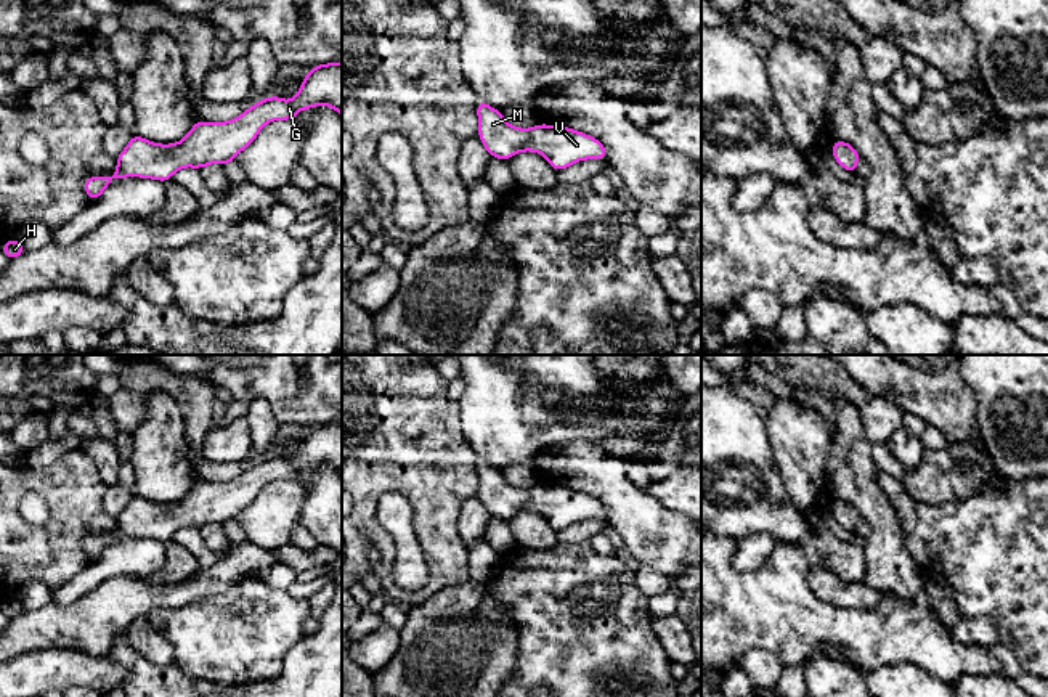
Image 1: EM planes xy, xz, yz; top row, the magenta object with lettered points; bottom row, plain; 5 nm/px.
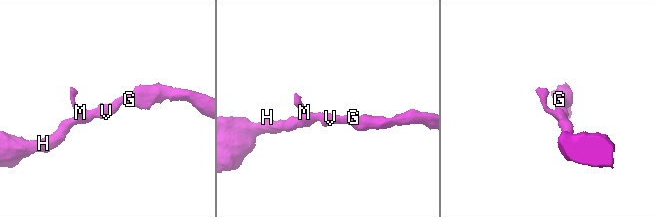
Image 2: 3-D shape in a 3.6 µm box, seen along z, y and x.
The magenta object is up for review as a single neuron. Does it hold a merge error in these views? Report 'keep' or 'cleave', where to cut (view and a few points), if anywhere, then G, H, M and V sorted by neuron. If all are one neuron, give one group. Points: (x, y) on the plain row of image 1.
keep; no cut; G H M V

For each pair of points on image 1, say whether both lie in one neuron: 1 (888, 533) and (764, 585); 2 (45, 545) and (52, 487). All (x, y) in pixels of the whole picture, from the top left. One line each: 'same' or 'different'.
1: different
2: same

